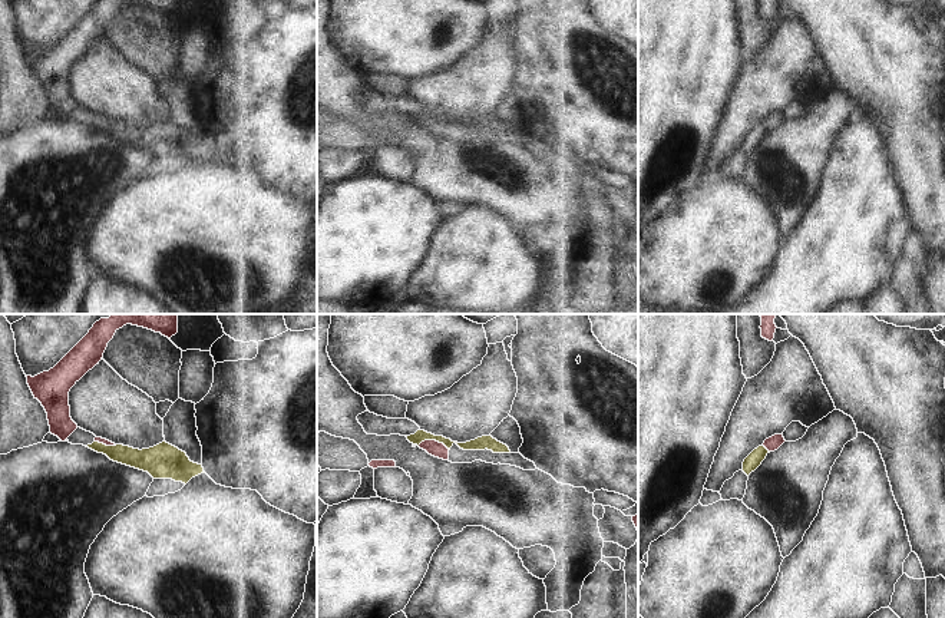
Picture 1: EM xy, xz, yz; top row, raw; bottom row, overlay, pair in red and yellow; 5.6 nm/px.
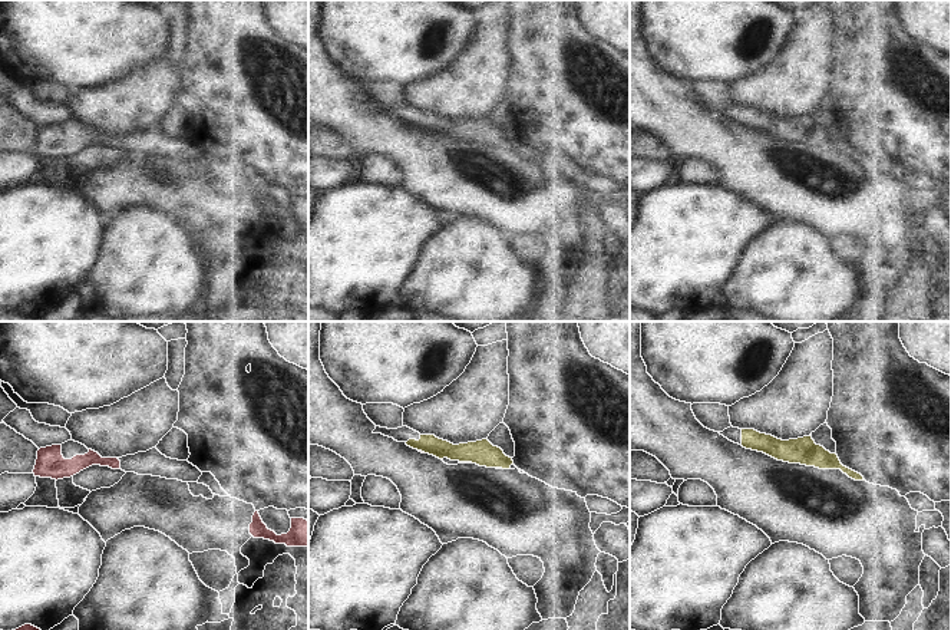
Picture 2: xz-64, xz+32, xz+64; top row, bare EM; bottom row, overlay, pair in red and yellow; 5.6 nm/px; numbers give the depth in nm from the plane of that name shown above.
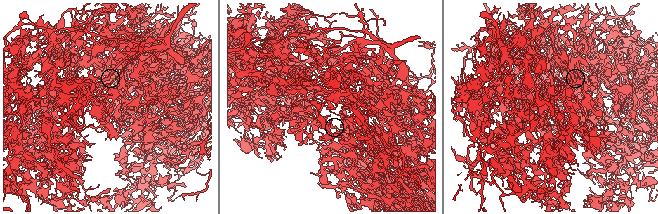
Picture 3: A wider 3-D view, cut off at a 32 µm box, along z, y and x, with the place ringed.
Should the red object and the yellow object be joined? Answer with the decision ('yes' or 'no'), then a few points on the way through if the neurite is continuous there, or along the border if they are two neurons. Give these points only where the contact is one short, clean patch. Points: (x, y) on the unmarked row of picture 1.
yes | across xz (433, 126), (433, 119), (425, 119), (419, 115)

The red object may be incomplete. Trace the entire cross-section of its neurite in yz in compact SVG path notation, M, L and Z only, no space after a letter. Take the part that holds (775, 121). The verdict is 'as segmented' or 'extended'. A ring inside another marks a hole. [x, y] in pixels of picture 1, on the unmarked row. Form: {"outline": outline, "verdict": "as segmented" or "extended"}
{"outline": "M774 113L764 119L761 125L754 128L743 141L743 151L749 155L754 151L770 130L777 129L784 122L783 113Z", "verdict": "extended"}

